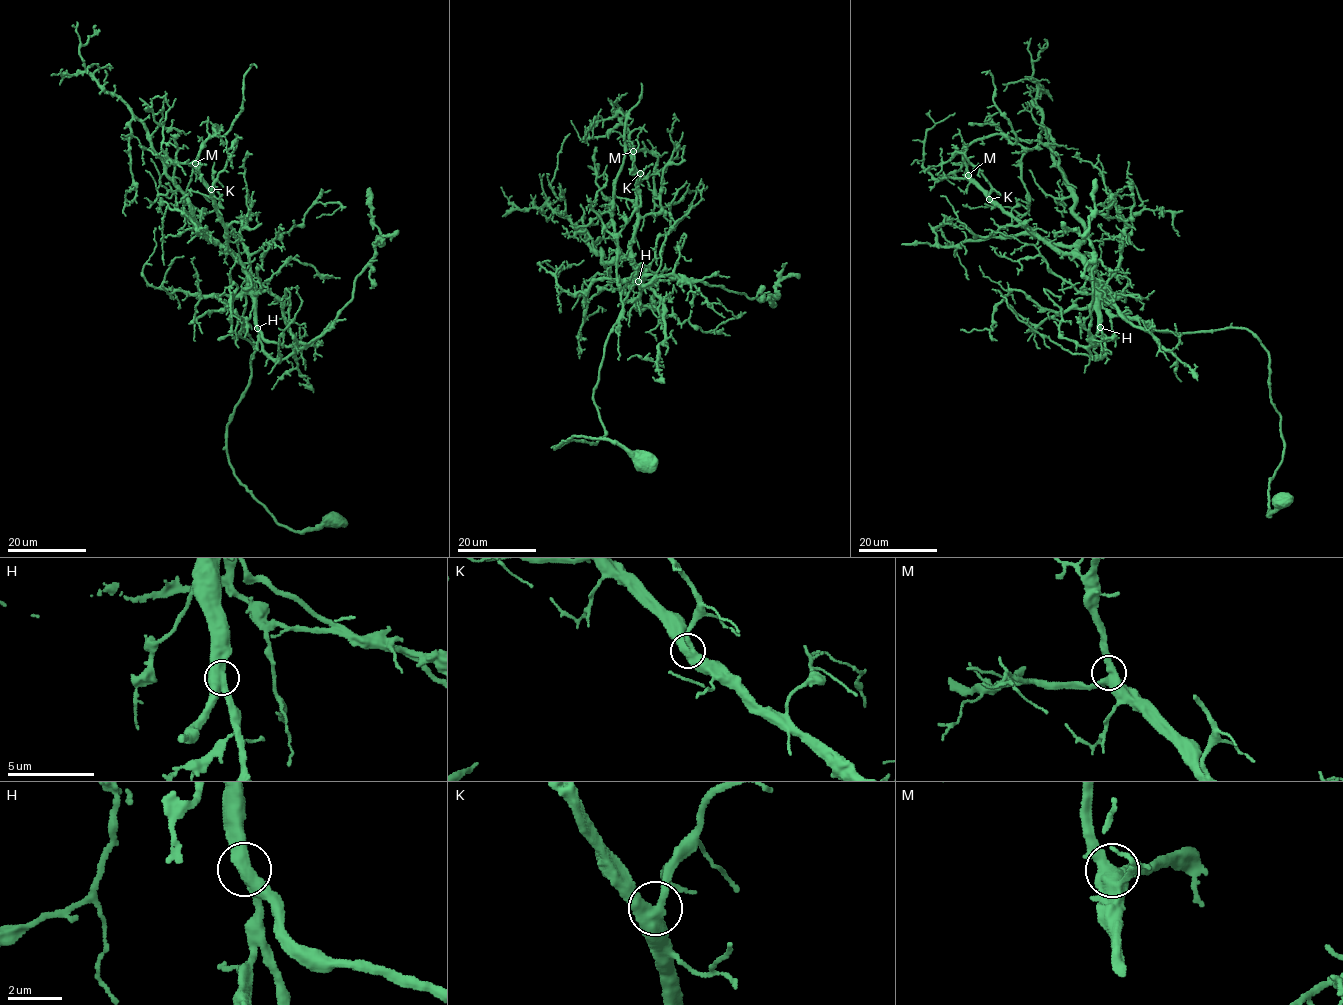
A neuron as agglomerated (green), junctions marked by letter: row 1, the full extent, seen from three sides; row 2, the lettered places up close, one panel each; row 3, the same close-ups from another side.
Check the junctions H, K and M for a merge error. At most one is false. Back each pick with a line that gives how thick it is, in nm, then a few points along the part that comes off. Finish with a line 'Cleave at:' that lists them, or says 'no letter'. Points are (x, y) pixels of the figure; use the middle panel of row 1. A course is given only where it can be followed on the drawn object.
Cleave at: no letter

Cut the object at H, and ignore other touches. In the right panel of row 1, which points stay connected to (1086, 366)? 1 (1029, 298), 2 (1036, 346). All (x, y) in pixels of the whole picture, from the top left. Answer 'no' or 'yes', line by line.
1: no
2: no

